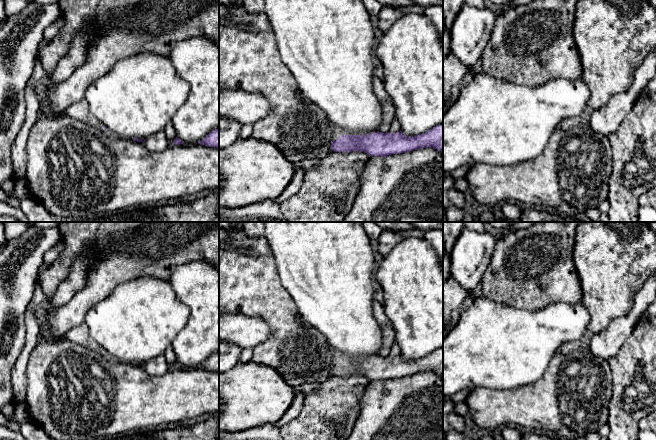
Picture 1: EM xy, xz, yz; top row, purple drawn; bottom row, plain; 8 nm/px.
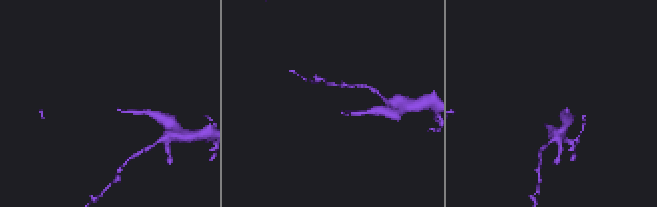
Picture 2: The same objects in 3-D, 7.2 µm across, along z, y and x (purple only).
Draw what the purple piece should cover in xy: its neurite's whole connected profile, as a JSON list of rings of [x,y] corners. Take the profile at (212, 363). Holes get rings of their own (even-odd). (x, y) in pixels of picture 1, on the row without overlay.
[[[219,352],[209,357],[203,364],[199,365],[198,368],[219,372]]]

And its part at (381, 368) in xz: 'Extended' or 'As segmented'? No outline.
As segmented

